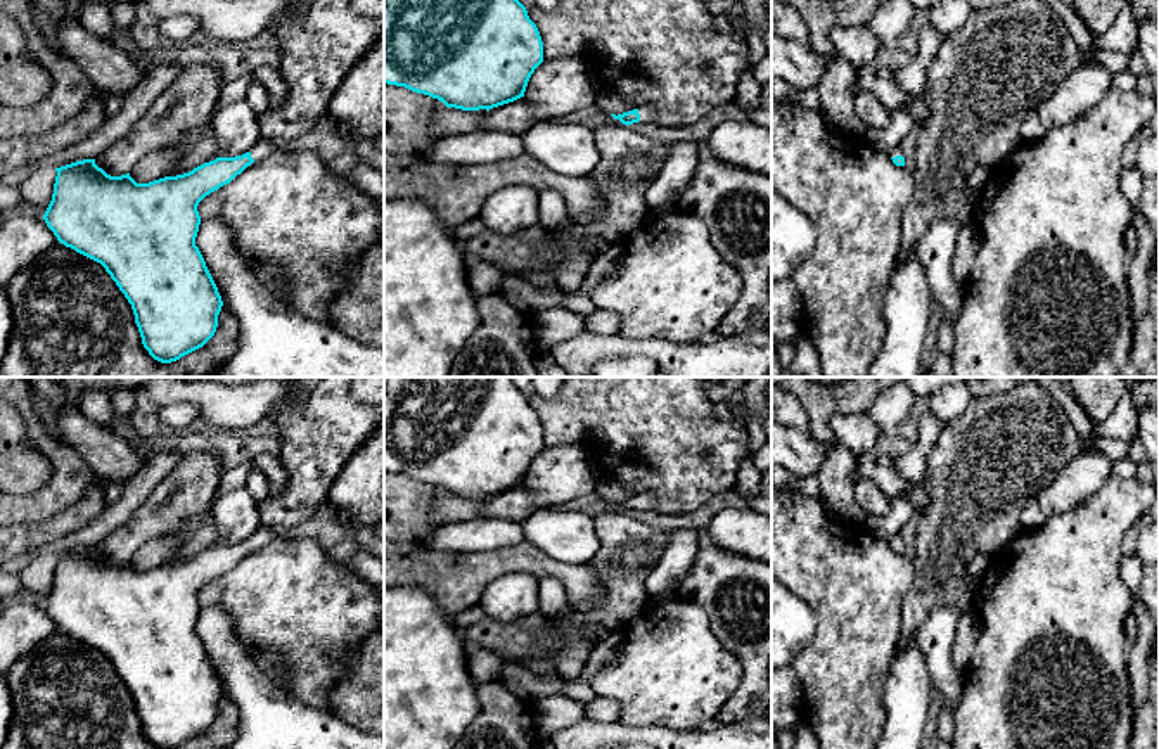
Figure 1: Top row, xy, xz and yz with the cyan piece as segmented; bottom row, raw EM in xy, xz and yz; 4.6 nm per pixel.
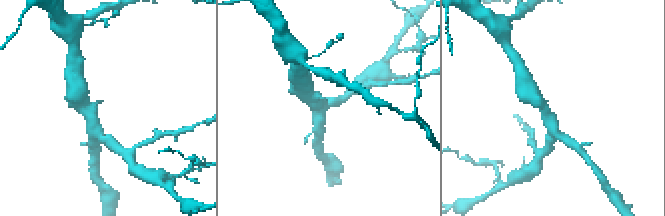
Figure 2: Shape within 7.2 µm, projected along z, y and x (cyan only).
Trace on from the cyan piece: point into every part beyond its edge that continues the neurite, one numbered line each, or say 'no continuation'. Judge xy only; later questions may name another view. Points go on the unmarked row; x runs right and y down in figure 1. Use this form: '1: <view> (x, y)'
1: xy (265, 533)

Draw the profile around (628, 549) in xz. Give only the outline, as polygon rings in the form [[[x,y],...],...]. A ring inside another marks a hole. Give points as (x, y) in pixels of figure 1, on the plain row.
[[[616,510],[595,517],[595,535],[599,550],[590,566],[602,585],[595,609],[569,607],[554,619],[540,611],[514,621],[486,616],[464,630],[469,647],[517,661],[552,657],[564,680],[578,678],[593,649],[585,631],[618,631],[642,612],[650,600],[645,579],[669,538],[669,531]]]

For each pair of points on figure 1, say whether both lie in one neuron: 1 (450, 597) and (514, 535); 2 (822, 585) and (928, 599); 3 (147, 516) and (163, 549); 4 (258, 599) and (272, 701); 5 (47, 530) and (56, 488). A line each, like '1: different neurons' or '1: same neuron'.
1: different neurons
2: different neurons
3: different neurons
4: different neurons
5: different neurons

